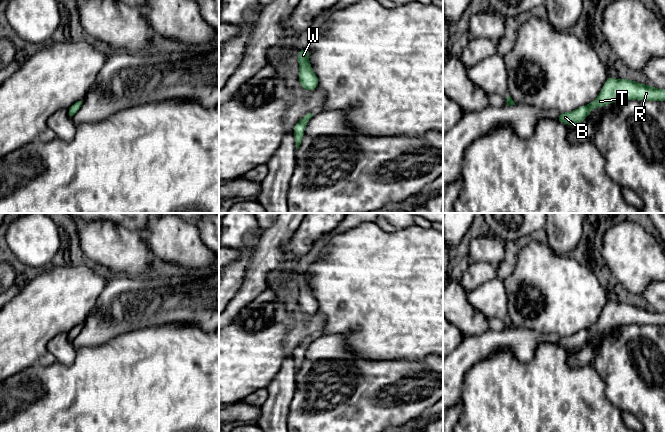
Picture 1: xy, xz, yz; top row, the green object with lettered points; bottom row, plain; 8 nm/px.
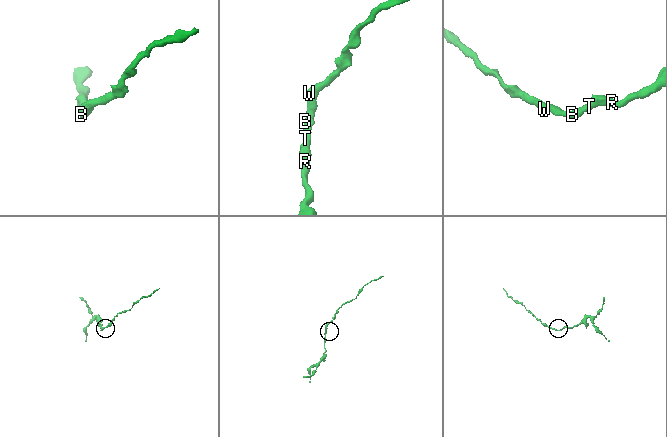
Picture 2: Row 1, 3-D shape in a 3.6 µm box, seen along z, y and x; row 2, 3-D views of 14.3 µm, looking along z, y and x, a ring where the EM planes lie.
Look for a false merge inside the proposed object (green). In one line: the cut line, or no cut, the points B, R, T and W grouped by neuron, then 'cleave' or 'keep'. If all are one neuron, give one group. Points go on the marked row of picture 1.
cut none; groups B R T W; keep

